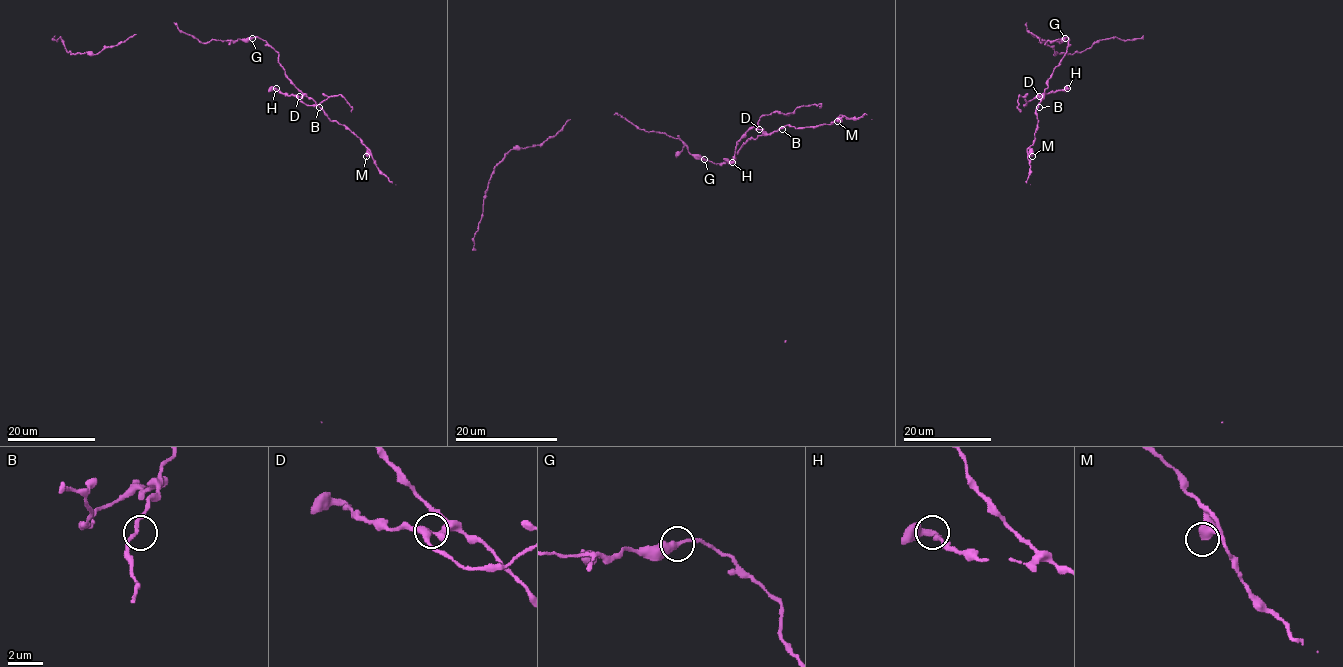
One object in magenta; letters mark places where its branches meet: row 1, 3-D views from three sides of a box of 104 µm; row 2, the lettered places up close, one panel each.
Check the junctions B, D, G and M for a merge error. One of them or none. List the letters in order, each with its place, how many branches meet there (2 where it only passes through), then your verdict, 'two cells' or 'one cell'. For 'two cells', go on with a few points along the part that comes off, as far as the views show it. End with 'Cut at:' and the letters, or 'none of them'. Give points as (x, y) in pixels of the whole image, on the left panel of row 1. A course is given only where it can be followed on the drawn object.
B: (319, 107) | 2 | one cell
D: (299, 96) | 3 | two cells | (299, 96), (307, 105), (319, 105), (332, 96), (341, 95), (351, 111)
G: (252, 38) | 2 | one cell
M: (366, 156) | 2 | one cell
Cut at: D

